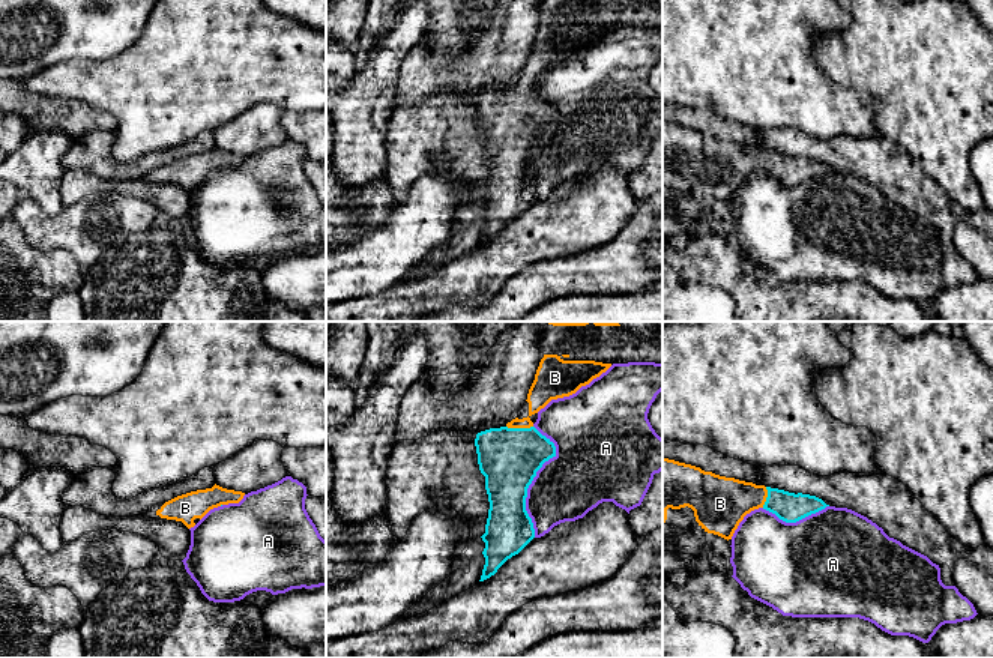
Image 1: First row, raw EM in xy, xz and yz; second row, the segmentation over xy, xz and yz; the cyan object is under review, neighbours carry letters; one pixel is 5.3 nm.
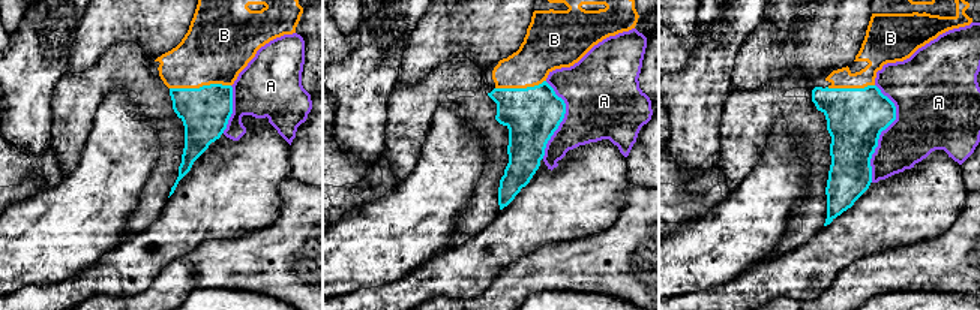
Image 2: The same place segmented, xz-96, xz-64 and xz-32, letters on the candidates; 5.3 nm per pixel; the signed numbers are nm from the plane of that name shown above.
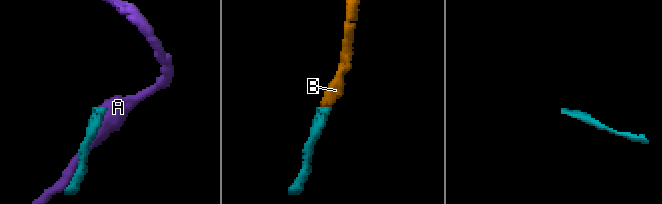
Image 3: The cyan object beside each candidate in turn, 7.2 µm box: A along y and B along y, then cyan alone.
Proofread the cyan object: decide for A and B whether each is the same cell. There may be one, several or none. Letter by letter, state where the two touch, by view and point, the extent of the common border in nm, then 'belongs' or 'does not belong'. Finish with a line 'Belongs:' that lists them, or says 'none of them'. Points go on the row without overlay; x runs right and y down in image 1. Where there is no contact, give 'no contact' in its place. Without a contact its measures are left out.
A: contact xz (532, 143); length 600 nm; does not belong
B: contact xz (520, 92); length 140 nm; belongs
Belongs: B

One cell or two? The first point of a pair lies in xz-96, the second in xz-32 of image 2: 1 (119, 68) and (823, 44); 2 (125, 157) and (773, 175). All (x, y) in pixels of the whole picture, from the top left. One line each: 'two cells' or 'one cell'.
1: two cells
2: one cell

